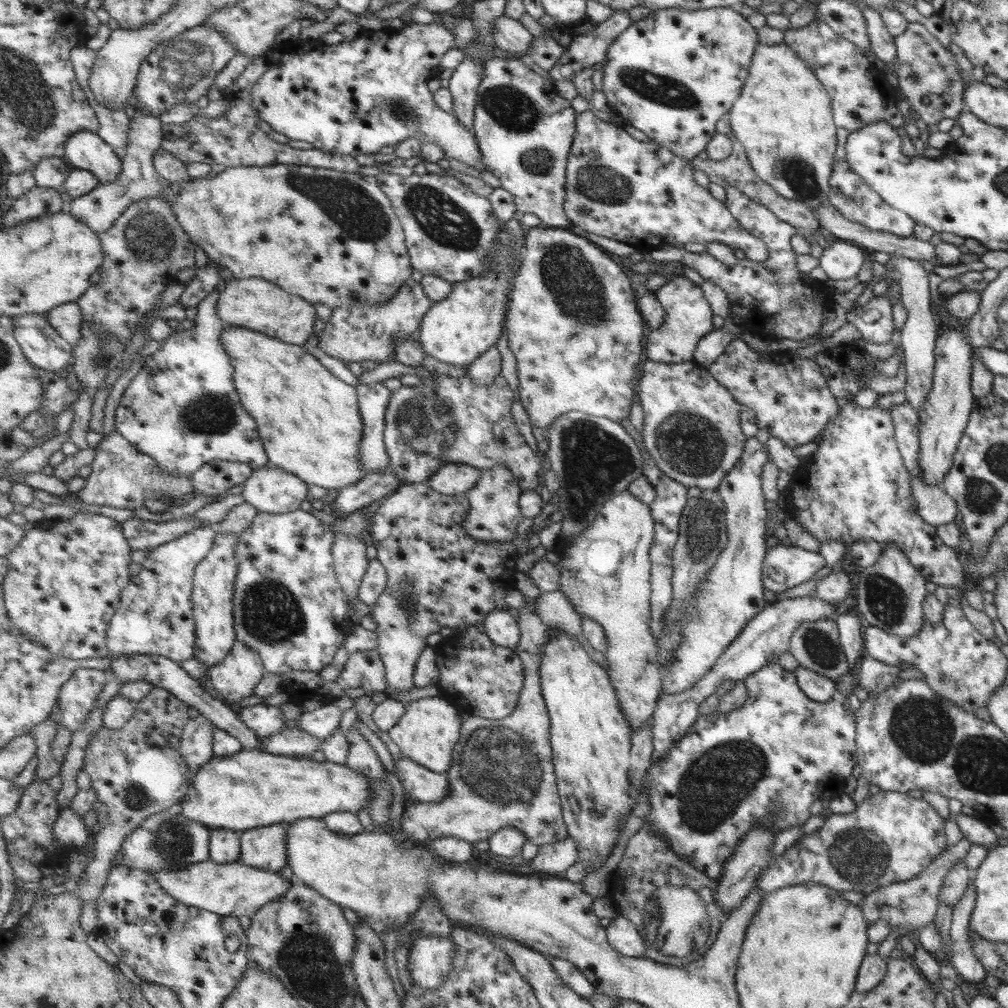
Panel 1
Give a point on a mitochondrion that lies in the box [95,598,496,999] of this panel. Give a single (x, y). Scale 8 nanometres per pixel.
(172, 842)

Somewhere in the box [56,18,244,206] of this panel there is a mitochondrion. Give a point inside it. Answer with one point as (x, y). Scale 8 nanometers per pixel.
(183, 70)

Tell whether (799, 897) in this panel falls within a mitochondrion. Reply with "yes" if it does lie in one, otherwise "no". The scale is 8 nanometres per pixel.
no

